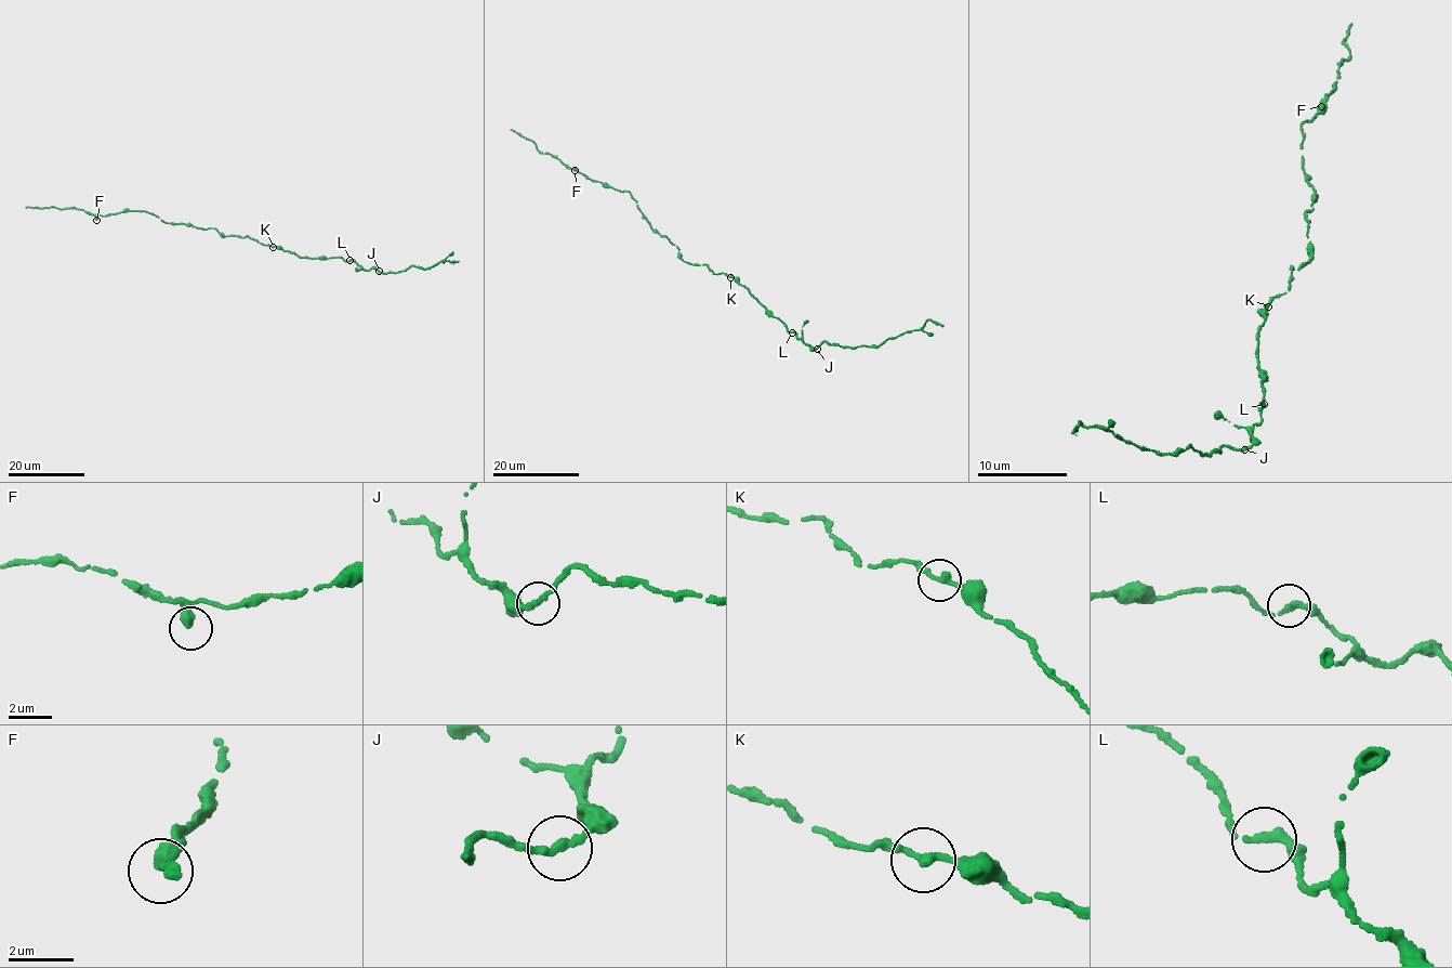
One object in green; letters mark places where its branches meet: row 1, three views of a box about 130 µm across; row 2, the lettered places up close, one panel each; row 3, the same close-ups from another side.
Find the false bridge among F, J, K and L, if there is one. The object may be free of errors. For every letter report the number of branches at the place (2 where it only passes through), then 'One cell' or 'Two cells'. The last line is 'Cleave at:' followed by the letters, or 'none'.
F: Branches: 2. One cell
J: Branches: 2. One cell
K: Branches: 2. One cell
L: Branches: 2. One cell
Cleave at: none

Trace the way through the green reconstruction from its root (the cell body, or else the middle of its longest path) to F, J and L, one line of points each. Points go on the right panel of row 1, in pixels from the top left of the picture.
F: (1284, 293), (1291, 266), (1312, 259), (1306, 213), (1317, 197), (1301, 125), (1325, 99), (1321, 106)
J: (1284, 293), (1264, 308), (1258, 327), (1255, 356), (1265, 406), (1251, 434), (1253, 445), (1244, 449)
L: (1284, 293), (1271, 299), (1264, 308), (1266, 314), (1257, 332), (1255, 356), (1264, 380), (1259, 383), (1264, 404)

